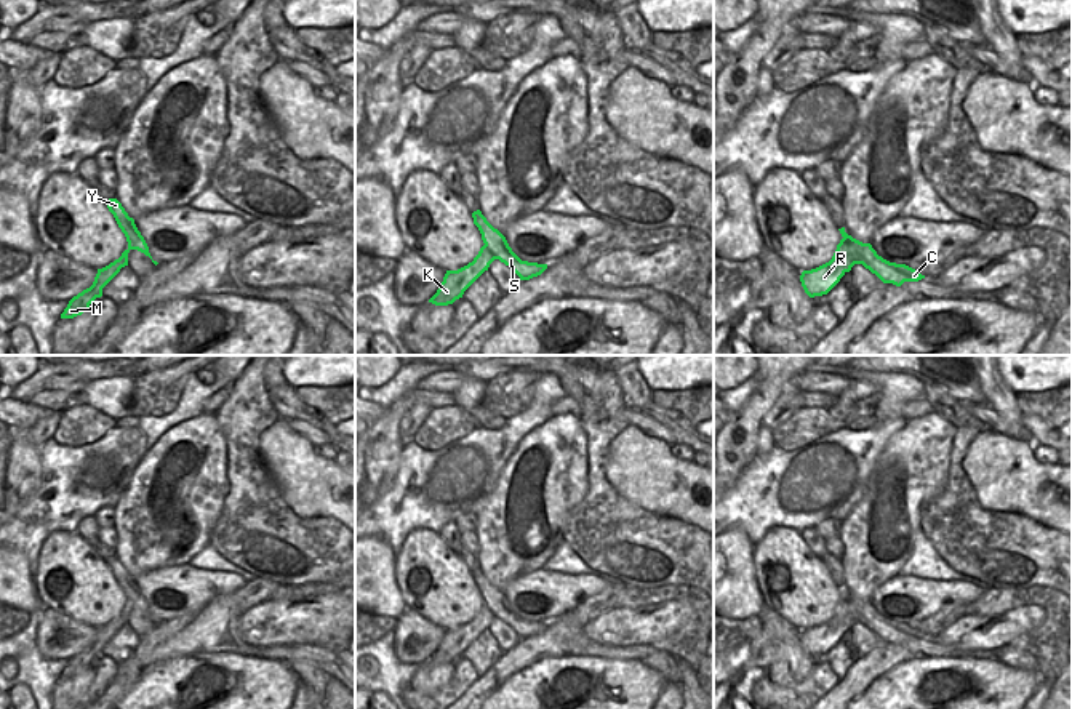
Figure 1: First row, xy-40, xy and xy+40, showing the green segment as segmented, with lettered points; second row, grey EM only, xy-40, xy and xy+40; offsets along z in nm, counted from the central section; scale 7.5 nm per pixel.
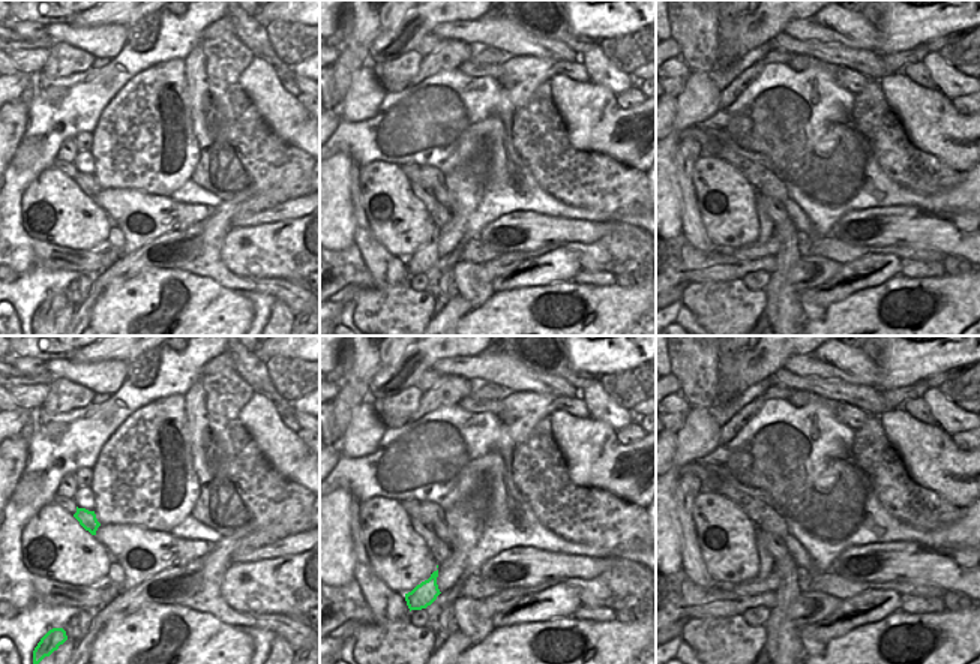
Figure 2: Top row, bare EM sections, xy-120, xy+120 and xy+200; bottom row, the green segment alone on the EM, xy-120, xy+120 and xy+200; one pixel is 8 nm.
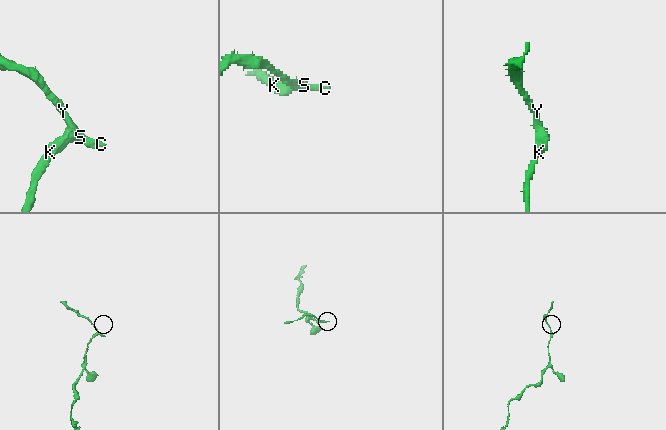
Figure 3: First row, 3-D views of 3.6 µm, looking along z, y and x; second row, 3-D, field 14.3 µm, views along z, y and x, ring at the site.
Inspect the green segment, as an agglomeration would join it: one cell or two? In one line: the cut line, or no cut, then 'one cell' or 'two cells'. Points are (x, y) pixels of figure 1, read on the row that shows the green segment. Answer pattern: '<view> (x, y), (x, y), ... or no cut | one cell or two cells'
xy+40 (842, 239), (848, 244), (848, 263), (844, 271) | two cells

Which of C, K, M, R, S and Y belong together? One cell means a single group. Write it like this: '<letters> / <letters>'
C S Y / K M R

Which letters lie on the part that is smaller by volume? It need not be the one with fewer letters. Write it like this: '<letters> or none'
C, S, Y

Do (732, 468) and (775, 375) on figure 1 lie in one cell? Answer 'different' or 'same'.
same

